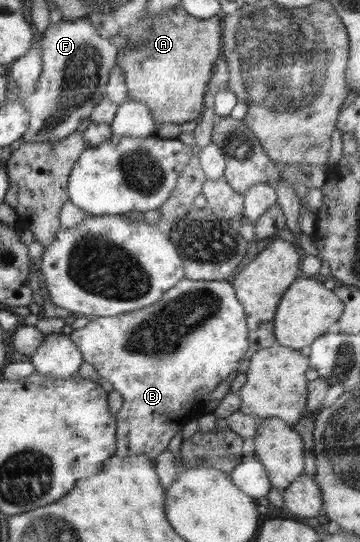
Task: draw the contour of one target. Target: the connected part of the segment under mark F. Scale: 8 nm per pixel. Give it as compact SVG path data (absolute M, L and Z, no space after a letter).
M60 20L50 24L40 37L41 74L32 95L20 99L30 114L24 143L58 143L92 113L104 97L109 75L116 65L119 48L112 39L102 37L88 20Z

